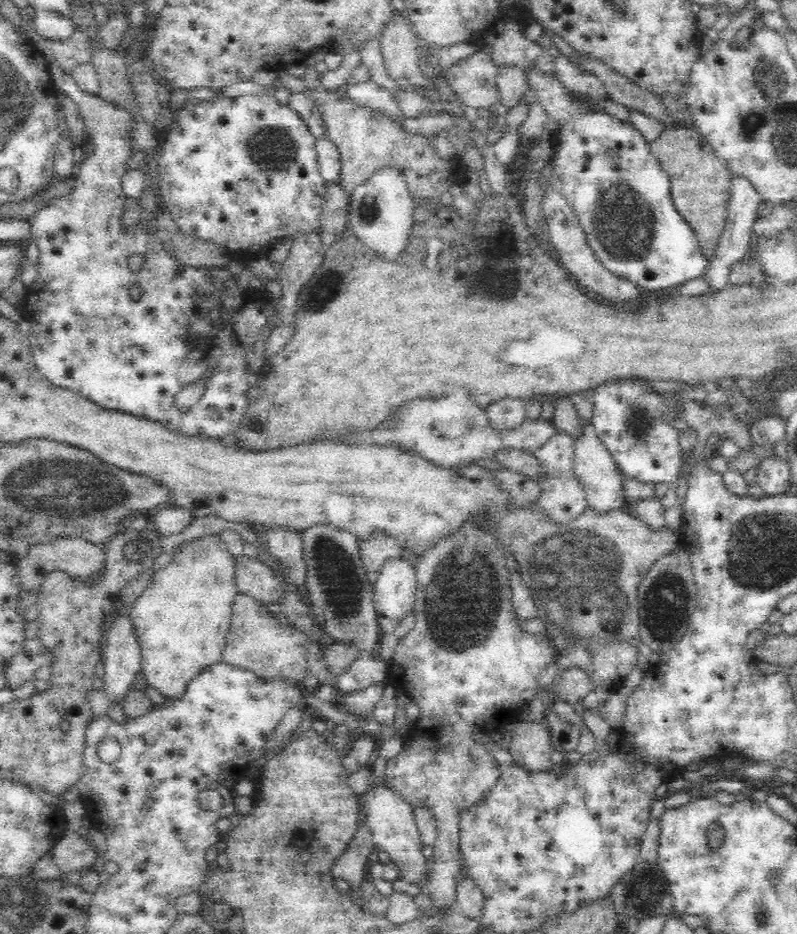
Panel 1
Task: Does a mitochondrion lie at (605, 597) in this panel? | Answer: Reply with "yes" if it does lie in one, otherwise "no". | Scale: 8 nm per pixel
yes

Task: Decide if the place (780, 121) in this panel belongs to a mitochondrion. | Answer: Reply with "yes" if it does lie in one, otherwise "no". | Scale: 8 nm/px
yes

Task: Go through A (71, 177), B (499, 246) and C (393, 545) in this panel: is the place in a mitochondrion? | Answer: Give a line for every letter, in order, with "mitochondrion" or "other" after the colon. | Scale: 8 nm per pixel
A: other
B: mitochondrion
C: other

